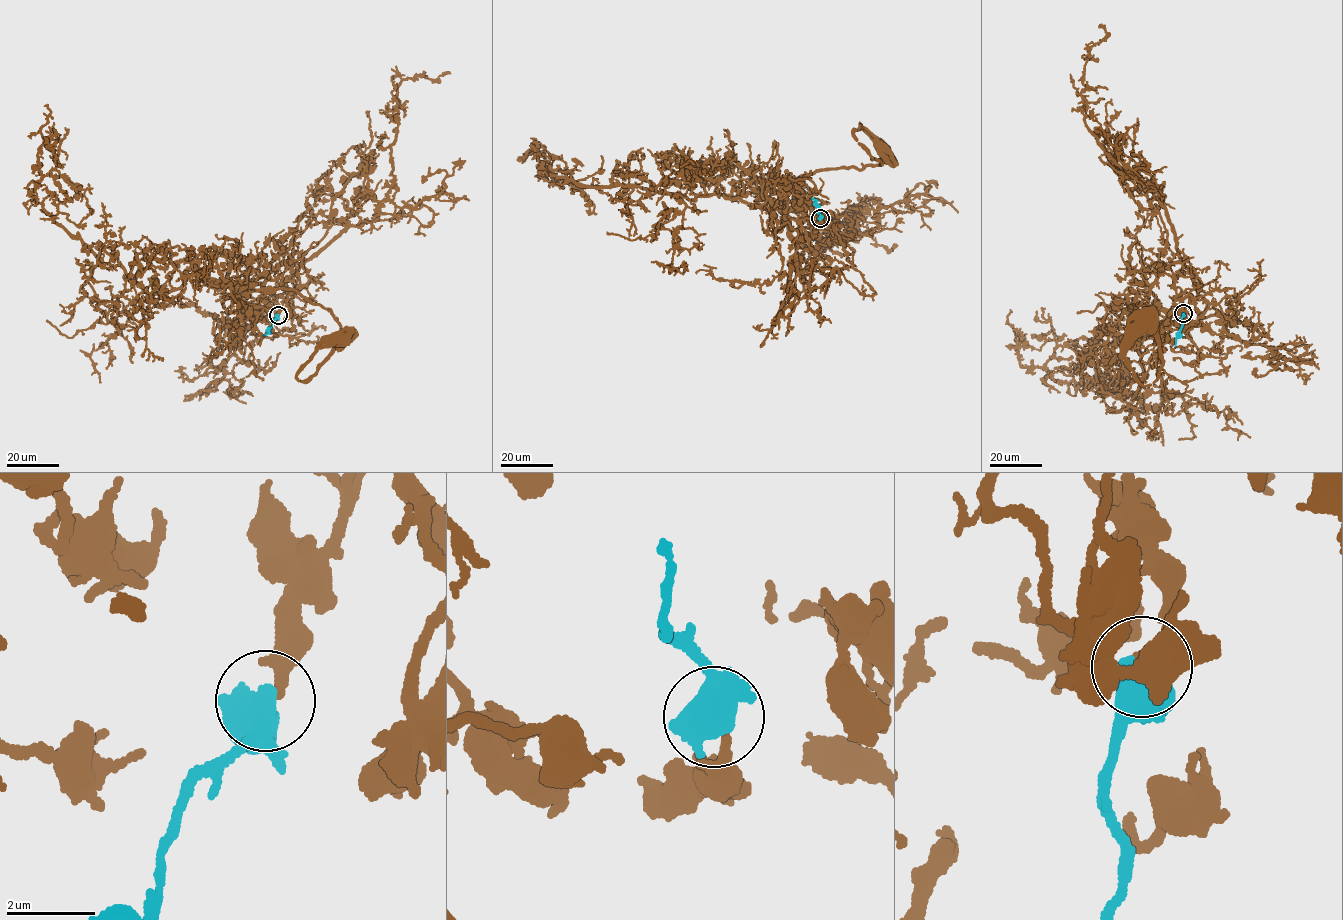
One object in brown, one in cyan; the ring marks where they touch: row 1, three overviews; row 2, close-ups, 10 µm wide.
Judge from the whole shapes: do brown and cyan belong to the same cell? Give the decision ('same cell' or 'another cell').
same cell

